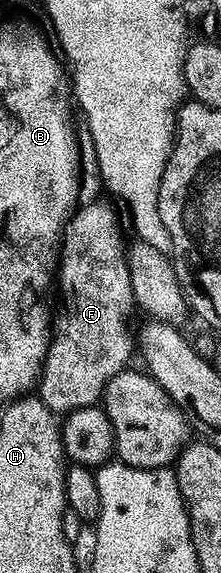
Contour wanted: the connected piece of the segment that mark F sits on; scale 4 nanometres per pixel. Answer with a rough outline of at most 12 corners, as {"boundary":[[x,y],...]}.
{"boundary":[[108,202],[68,219],[38,397],[95,406],[134,358],[130,268]]}

